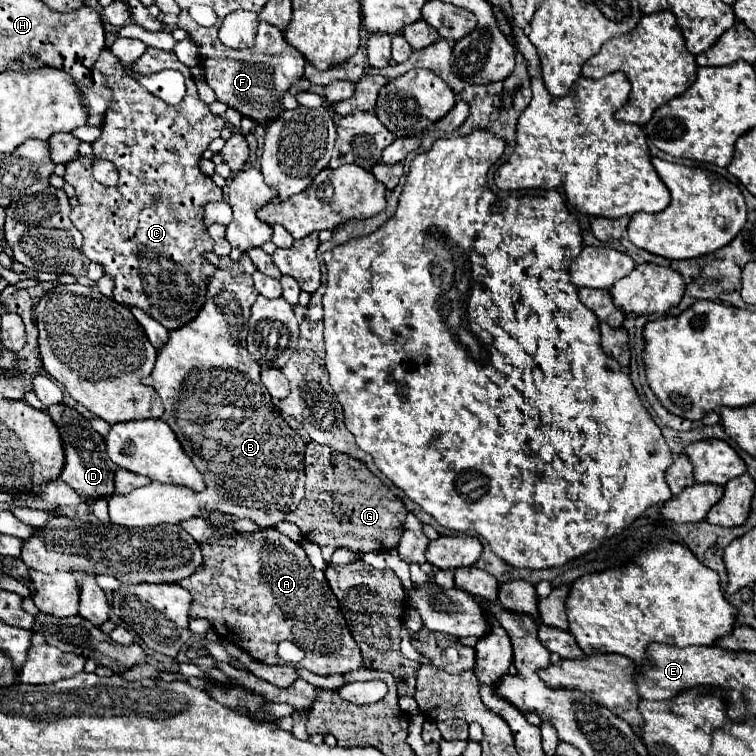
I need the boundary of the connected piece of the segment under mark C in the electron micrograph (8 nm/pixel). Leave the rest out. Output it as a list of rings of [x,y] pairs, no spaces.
[[[109,48],[101,52],[95,68],[105,76],[105,84],[113,96],[103,114],[101,136],[91,144],[93,156],[113,162],[119,172],[119,180],[115,186],[103,186],[95,182],[89,170],[89,158],[75,158],[69,162],[65,182],[75,188],[75,196],[79,200],[71,212],[71,222],[83,234],[83,254],[91,262],[101,264],[105,274],[113,278],[113,300],[145,310],[145,314],[157,318],[157,322],[171,332],[183,328],[199,314],[207,300],[207,284],[215,274],[215,266],[205,258],[205,252],[213,250],[213,238],[207,234],[203,224],[203,206],[209,202],[221,202],[223,190],[199,170],[199,160],[209,144],[219,138],[221,130],[225,128],[225,120],[211,114],[209,106],[199,100],[195,80],[191,78],[189,68],[177,60],[175,52],[147,48],[147,52],[133,62],[133,70],[137,74],[155,74],[167,68],[179,70],[185,76],[187,94],[177,106],[165,104],[155,94],[147,92],[133,76],[125,74]]]

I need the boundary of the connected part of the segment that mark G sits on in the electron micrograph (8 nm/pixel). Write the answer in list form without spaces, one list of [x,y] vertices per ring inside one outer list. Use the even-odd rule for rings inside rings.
[[[309,442],[307,450],[305,450],[305,476],[307,476],[305,498],[301,500],[301,504],[295,512],[287,514],[287,520],[297,524],[307,540],[319,544],[323,560],[327,564],[329,564],[333,552],[343,546],[353,552],[361,552],[361,554],[371,552],[371,550],[387,552],[387,550],[397,548],[407,510],[405,510],[403,502],[361,460],[355,460],[349,454],[337,452],[329,446]]]

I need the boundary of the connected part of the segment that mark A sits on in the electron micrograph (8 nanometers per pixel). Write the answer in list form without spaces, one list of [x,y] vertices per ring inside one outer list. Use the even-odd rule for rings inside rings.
[[[275,528],[237,534],[233,538],[225,536],[221,538],[221,542],[217,540],[201,544],[201,554],[203,554],[203,566],[195,570],[195,574],[179,582],[193,594],[189,618],[209,620],[219,638],[223,640],[233,638],[235,646],[249,652],[253,660],[263,664],[281,664],[277,644],[281,640],[289,640],[305,652],[305,658],[299,664],[295,664],[295,668],[305,668],[319,676],[329,676],[337,672],[345,674],[363,668],[359,648],[349,634],[349,628],[343,620],[337,598],[327,584],[325,574],[321,570],[313,570],[305,550],[289,536],[281,534]]]

